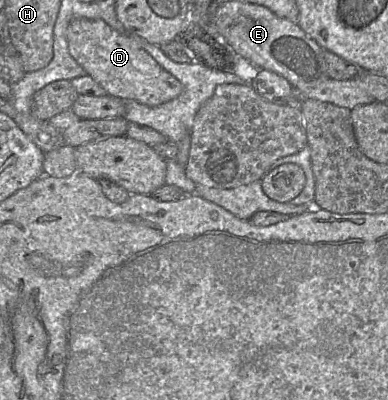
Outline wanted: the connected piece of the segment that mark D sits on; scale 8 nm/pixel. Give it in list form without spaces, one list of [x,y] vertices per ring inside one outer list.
[[[73,19],[66,30],[68,50],[74,60],[102,88],[122,100],[158,106],[178,97],[182,84],[164,70],[130,35],[118,32],[100,19]]]

